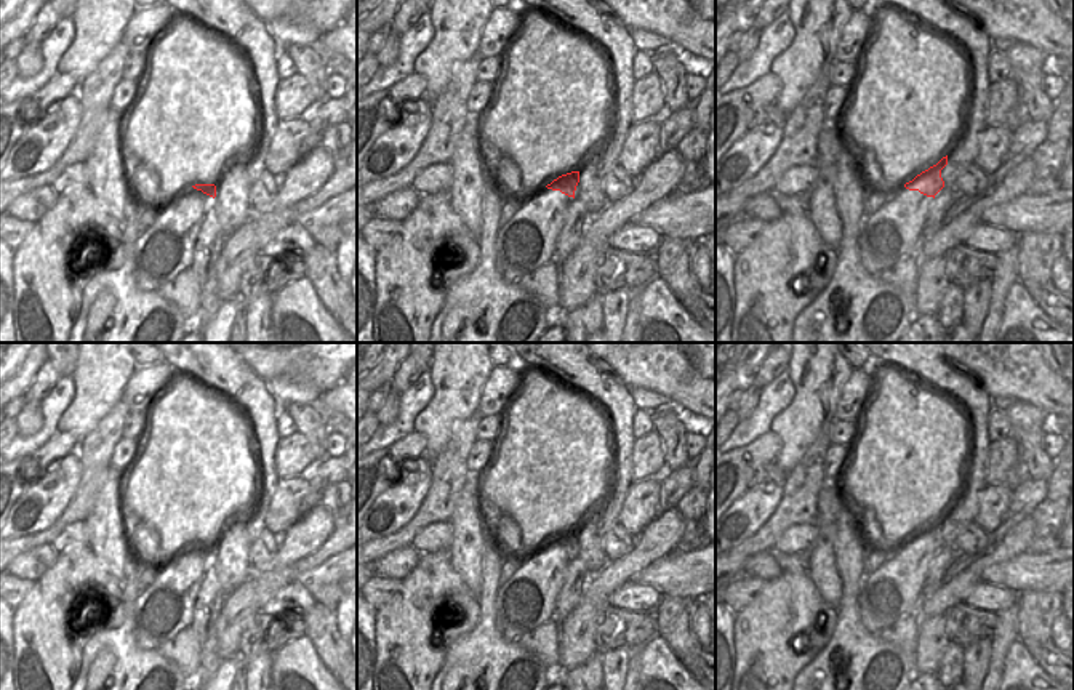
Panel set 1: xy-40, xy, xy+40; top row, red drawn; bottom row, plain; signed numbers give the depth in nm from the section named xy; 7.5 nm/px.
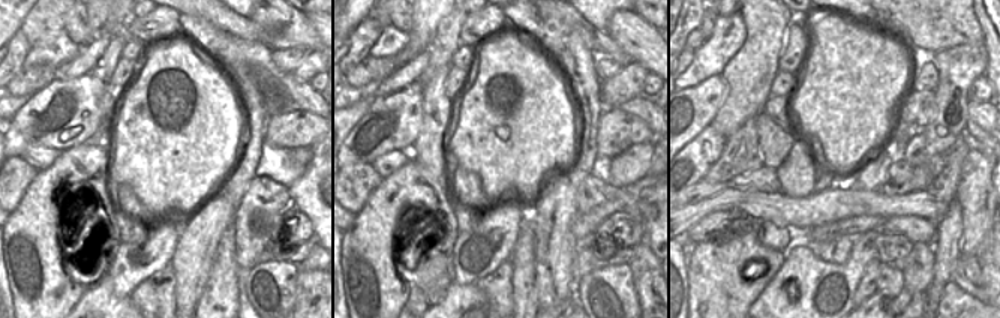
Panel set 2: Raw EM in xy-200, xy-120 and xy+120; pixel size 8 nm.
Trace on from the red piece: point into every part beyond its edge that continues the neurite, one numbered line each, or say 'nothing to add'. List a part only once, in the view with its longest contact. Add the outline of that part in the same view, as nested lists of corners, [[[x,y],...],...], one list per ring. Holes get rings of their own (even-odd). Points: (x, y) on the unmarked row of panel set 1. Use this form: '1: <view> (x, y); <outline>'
1: xy+40 (893, 591); [[[900,546],[901,552],[887,559],[858,591],[858,615],[869,634],[880,634],[896,620],[914,615],[920,604],[928,565],[933,556]]]

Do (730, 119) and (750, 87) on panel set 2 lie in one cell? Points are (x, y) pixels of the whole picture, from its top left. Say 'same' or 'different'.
same

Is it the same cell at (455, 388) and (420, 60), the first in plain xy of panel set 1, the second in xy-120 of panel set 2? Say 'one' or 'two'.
two

